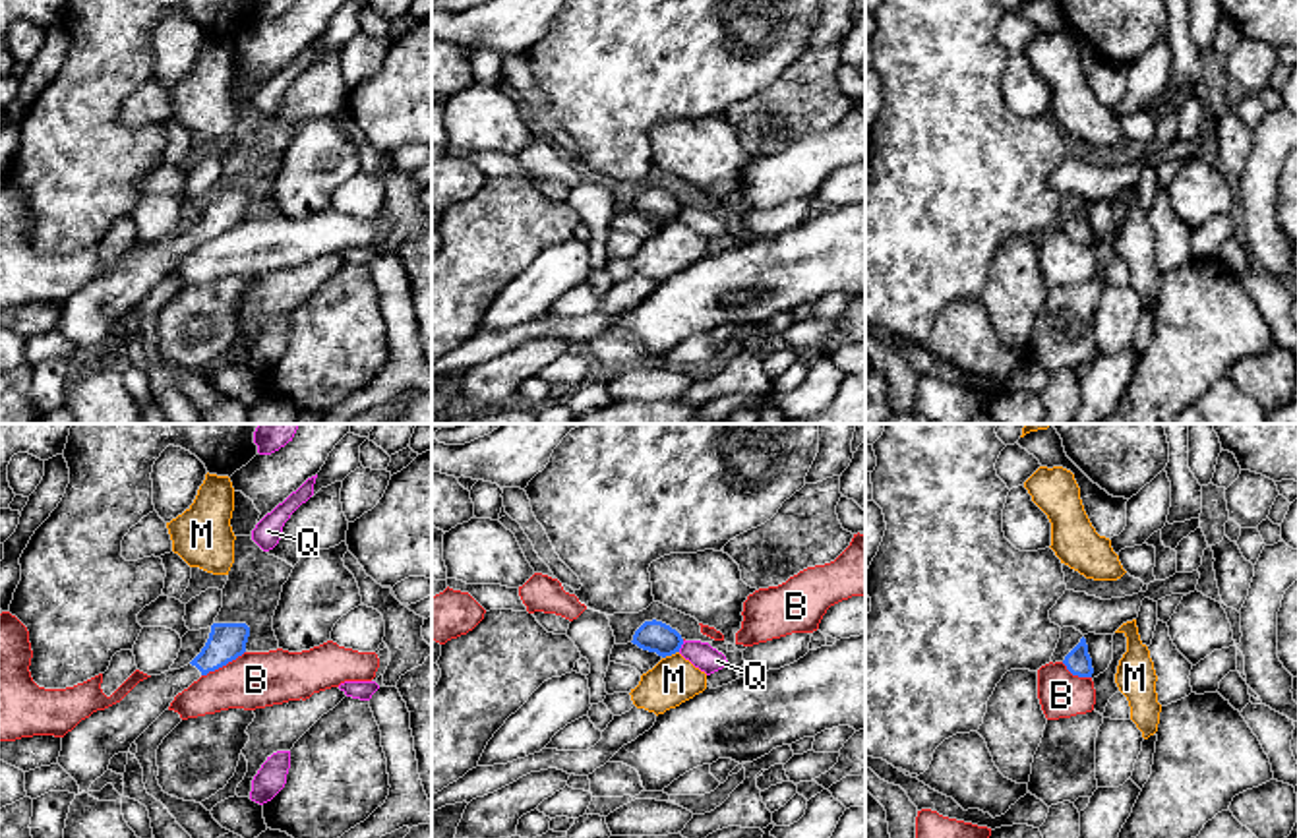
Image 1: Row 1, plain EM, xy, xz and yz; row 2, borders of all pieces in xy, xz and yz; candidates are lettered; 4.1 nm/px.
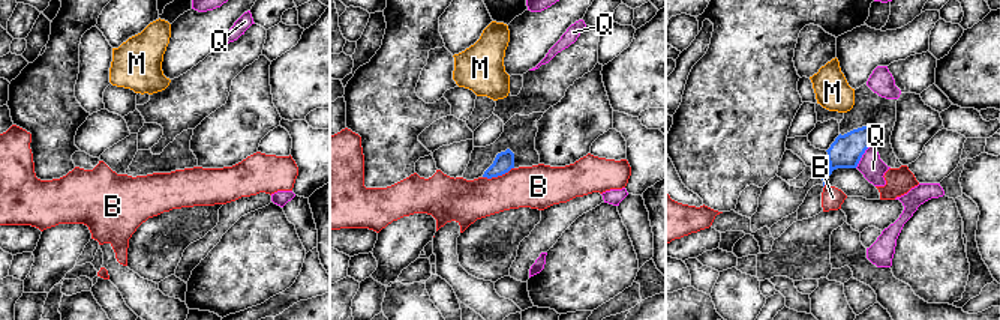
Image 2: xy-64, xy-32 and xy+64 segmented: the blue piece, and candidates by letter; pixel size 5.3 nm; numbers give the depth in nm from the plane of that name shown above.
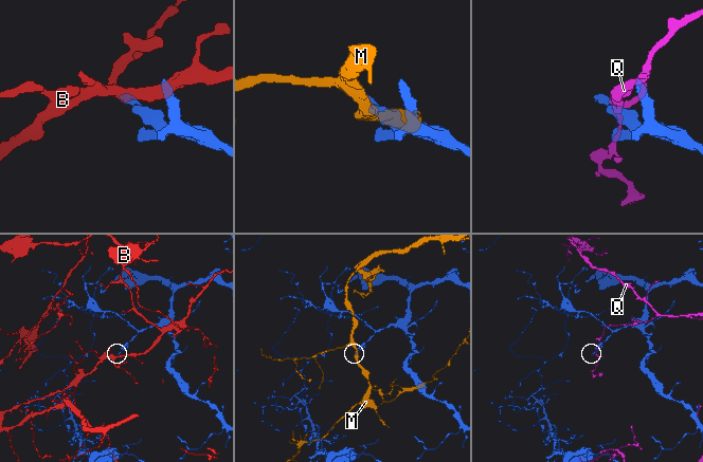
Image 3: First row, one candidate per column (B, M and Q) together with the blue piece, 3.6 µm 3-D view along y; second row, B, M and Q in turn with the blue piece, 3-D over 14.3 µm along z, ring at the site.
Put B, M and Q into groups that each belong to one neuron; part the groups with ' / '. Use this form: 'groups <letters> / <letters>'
groups B / M / Q

